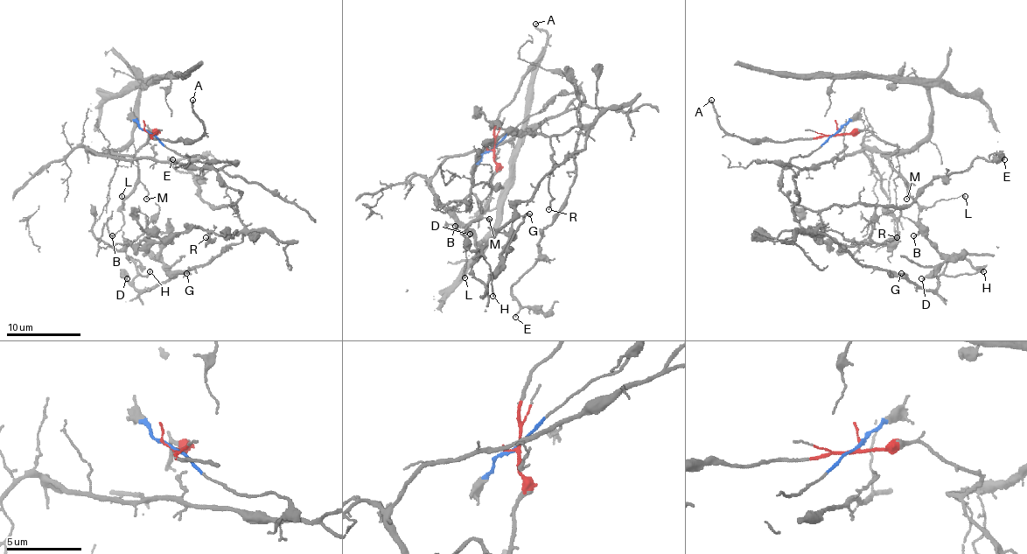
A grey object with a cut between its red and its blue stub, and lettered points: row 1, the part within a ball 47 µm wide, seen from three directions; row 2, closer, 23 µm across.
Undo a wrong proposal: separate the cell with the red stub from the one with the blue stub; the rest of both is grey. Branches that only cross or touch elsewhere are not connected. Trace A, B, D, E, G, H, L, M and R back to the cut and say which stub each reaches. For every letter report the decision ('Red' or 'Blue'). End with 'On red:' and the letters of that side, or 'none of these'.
A: Red
B: Red
D: Blue
E: Blue
G: Blue
H: Blue
L: Red
M: Red
R: Blue
On red: A, B, L, M

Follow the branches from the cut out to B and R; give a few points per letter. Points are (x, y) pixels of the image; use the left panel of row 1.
B: (148, 133), (154, 133), (148, 130), (148, 140), (136, 157), (133, 192), (121, 206), (124, 223), (111, 236)
R: (148, 133), (176, 153), (204, 157), (241, 195), (244, 227), (234, 234), (207, 231), (206, 245), (206, 238)

